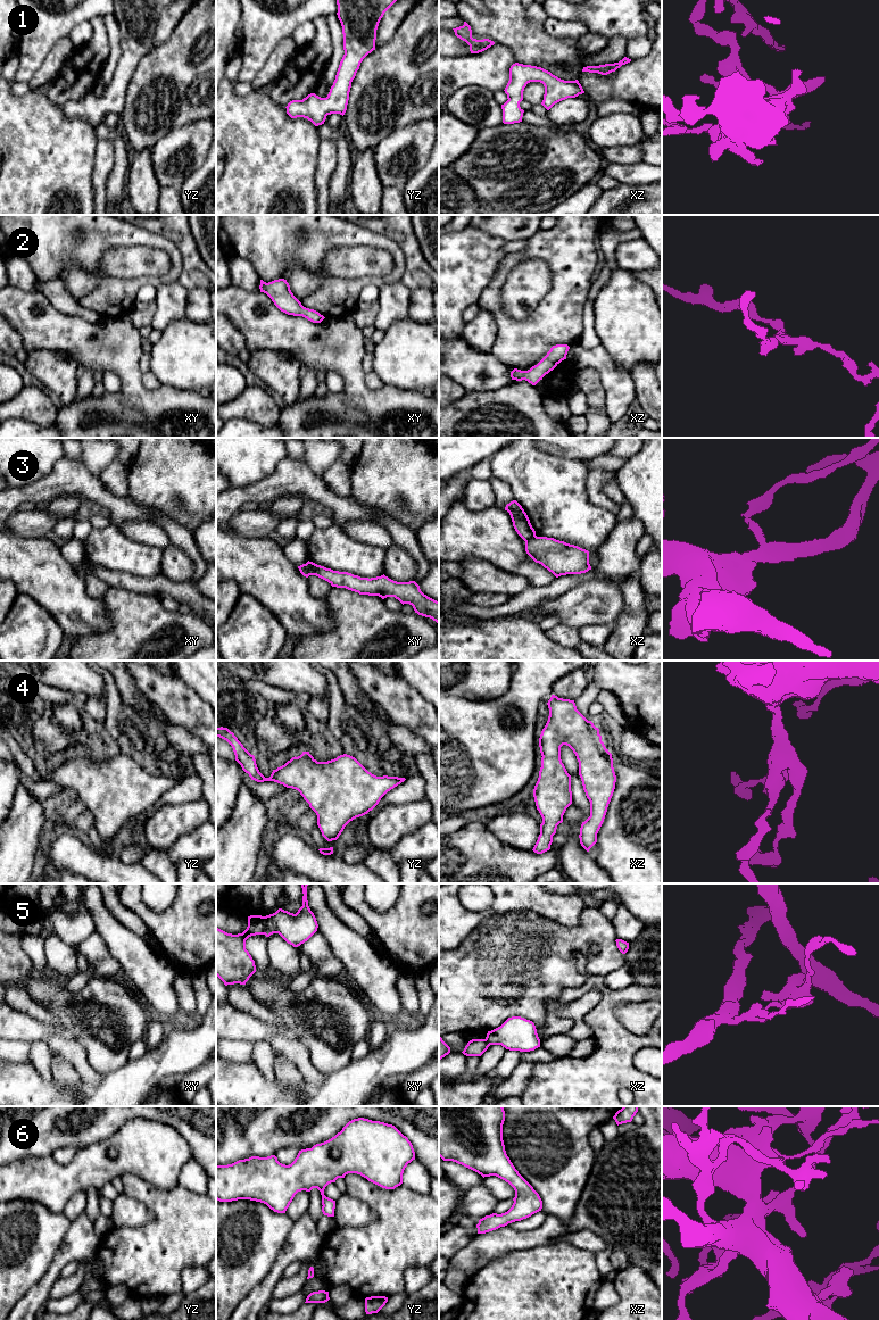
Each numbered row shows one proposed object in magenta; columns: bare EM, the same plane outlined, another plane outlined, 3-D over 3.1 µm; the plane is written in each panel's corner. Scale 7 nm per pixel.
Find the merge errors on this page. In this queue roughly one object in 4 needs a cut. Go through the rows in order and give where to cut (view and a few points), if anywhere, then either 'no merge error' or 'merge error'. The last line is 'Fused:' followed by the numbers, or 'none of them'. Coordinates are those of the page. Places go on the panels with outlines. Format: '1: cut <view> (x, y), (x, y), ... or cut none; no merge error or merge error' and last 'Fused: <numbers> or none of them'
1: cut none; no merge error
2: cut none; no merge error
3: cut xy (307, 562), (309, 574); merge error
4: cut none; no merge error
5: cut xy (264, 916), (265, 934); merge error
6: cut none; no merge error
Fused: 3, 5

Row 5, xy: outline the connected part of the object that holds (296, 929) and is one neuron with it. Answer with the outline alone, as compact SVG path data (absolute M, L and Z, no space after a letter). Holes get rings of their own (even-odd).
M300 883L302 888L302 906L296 914L279 908L265 916L265 936L279 933L288 944L298 947L307 941L318 928L316 918L307 900L308 883Z

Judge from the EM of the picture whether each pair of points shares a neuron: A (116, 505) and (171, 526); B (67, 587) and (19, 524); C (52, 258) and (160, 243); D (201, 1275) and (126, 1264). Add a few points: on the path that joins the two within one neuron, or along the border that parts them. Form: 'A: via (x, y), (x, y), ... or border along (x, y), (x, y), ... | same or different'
A: border along (171, 519), (157, 514), (151, 522) | different
B: border along (11, 530), (16, 534), (24, 537), (46, 537) | different
C: via (80, 239), (83, 237), (133, 237) | same
D: border along (202, 1265), (188, 1265), (182, 1271), (181, 1289) | different

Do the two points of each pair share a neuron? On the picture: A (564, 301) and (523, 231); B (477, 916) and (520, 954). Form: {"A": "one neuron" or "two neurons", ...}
{"A": "two neurons", "B": "two neurons"}

